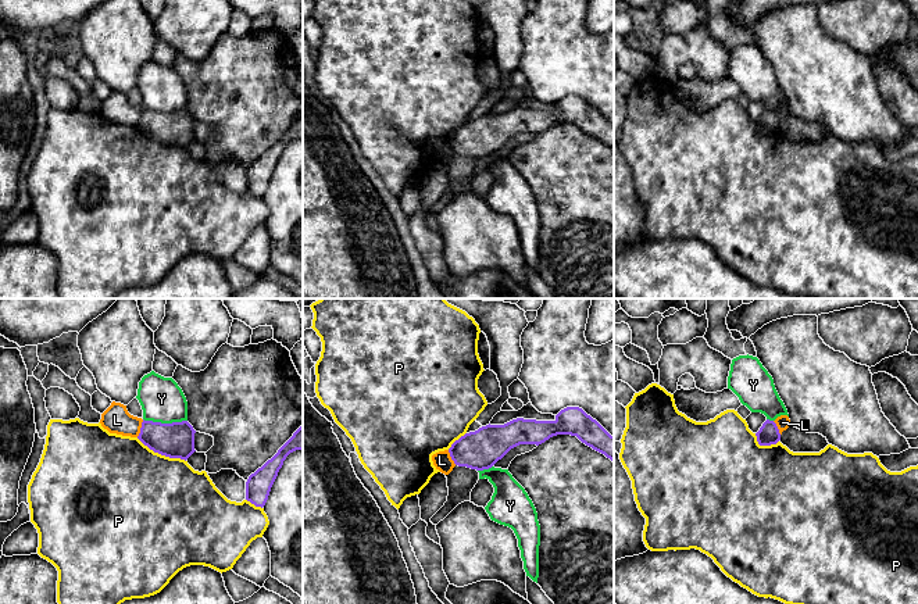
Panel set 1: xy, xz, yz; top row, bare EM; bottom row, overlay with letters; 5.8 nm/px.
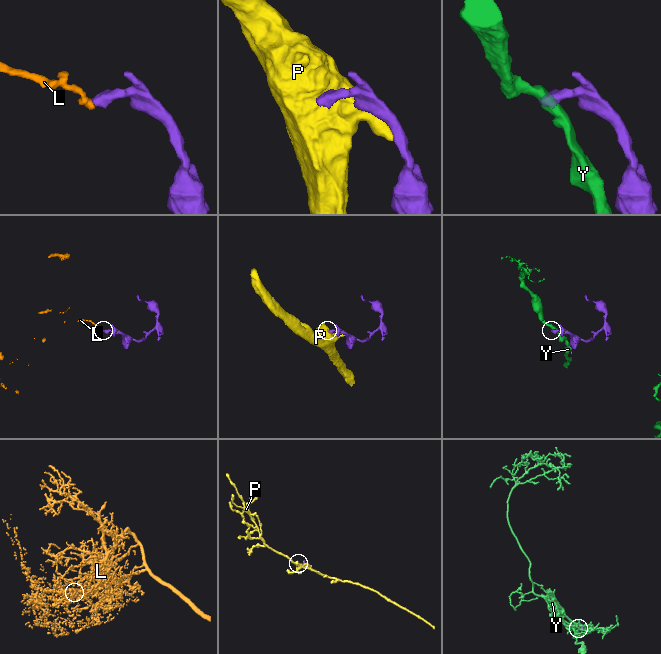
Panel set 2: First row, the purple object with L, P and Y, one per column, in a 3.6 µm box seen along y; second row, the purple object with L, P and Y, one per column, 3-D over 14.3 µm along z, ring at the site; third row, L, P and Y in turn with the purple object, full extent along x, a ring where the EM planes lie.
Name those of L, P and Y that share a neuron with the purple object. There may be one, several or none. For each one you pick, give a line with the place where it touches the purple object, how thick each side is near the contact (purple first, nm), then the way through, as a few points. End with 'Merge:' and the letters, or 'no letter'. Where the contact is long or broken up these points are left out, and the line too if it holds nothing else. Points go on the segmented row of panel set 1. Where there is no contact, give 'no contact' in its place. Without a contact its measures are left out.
Merge: no letter

